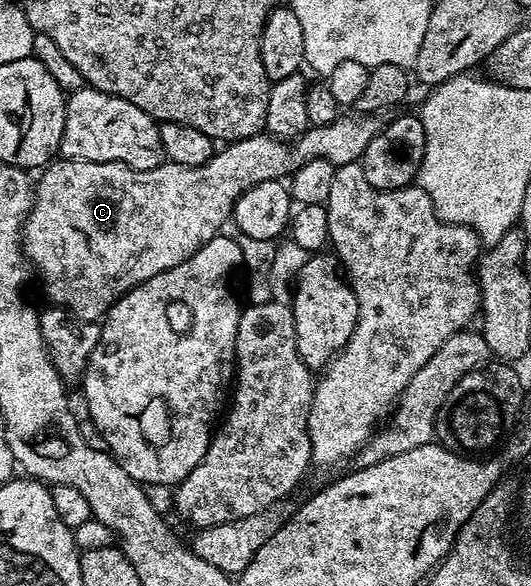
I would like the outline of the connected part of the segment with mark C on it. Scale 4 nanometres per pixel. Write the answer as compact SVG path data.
M357 112L356 117L347 117L341 115L329 125L314 125L305 128L301 137L295 138L294 143L287 140L269 135L261 131L255 133L252 137L247 137L241 141L234 141L223 146L221 151L213 152L212 158L202 165L174 165L171 163L162 163L153 169L131 169L129 165L122 163L94 163L93 161L69 161L67 159L56 159L51 162L39 174L38 180L34 185L34 204L28 216L24 218L24 227L22 230L22 244L24 246L25 258L40 272L40 281L44 284L44 293L49 297L53 306L63 306L74 317L80 321L99 322L107 314L112 305L123 295L128 293L134 287L146 283L146 279L154 279L154 275L162 275L162 271L170 271L170 267L178 267L190 259L210 239L221 236L224 224L229 224L232 209L236 206L236 200L250 187L254 187L263 181L278 181L291 178L292 174L297 173L306 163L311 161L328 161L330 164L339 166L344 164L354 164L359 162L364 156L366 147L370 147L370 139L384 130L386 121L383 116L374 113Z

